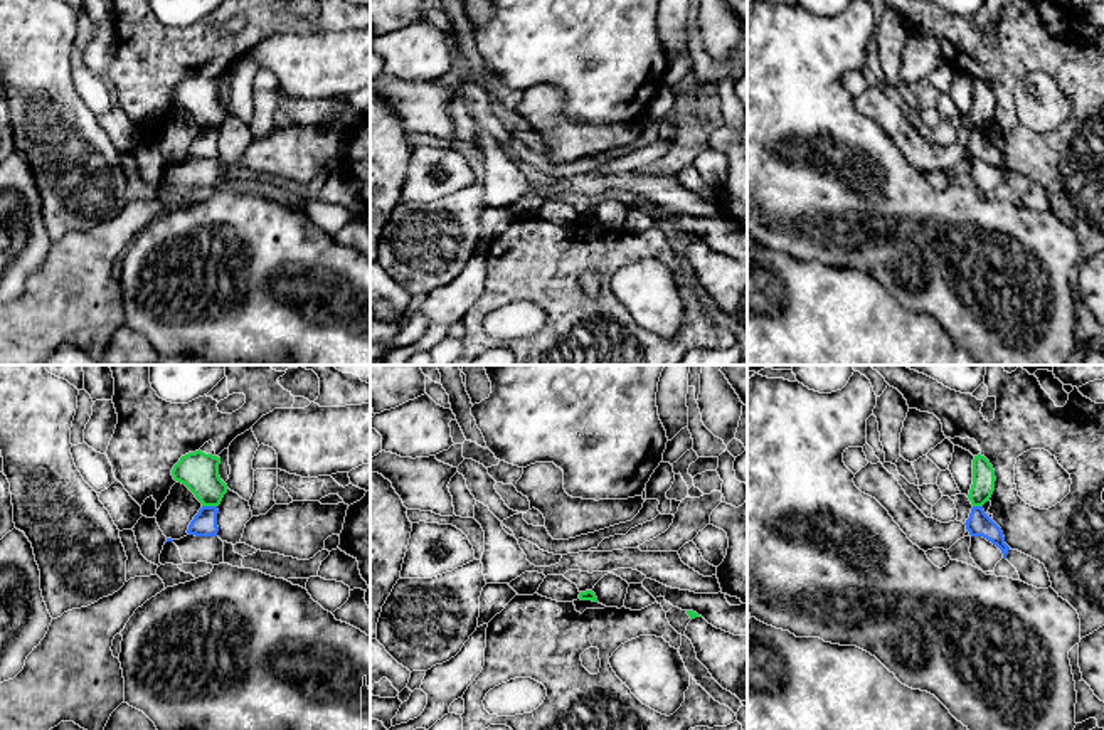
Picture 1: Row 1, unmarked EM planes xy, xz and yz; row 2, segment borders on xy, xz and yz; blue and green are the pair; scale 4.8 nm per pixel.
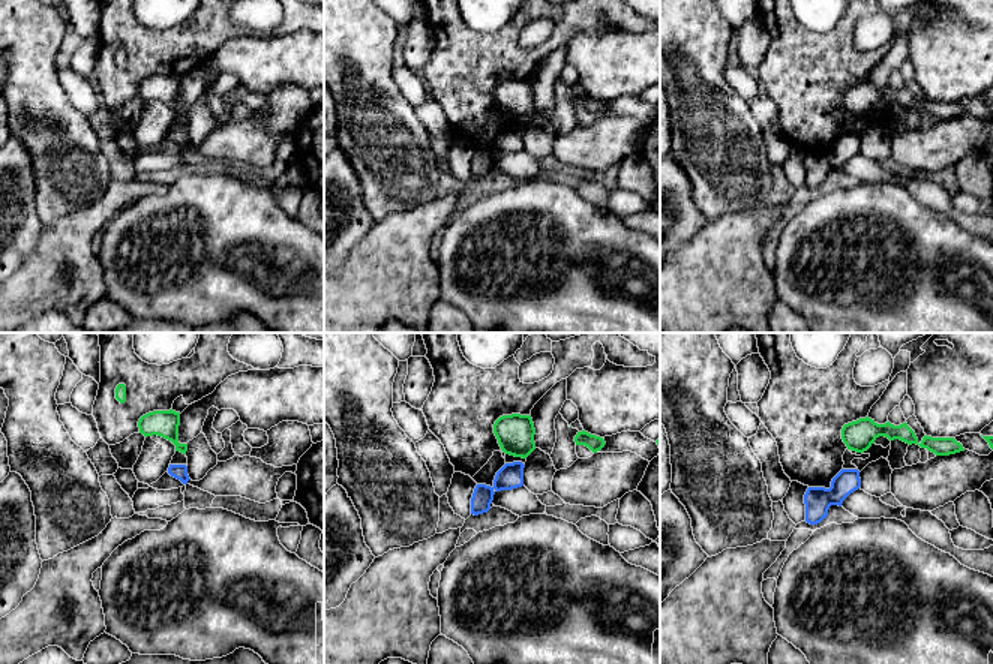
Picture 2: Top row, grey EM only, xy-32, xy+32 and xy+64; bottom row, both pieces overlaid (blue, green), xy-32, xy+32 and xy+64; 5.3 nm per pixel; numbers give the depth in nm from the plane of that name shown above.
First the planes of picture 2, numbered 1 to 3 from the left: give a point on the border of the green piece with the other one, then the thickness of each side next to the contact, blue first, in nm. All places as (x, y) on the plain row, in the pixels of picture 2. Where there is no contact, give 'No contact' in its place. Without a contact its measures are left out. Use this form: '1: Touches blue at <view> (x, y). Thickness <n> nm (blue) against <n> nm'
1: No contact
2: No contact
3: No contact

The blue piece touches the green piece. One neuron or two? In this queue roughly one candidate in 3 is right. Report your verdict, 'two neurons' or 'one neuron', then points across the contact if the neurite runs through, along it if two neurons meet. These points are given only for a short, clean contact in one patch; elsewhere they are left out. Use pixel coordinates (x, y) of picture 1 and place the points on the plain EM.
two neurons; border along xy (202, 128), (216, 130)

